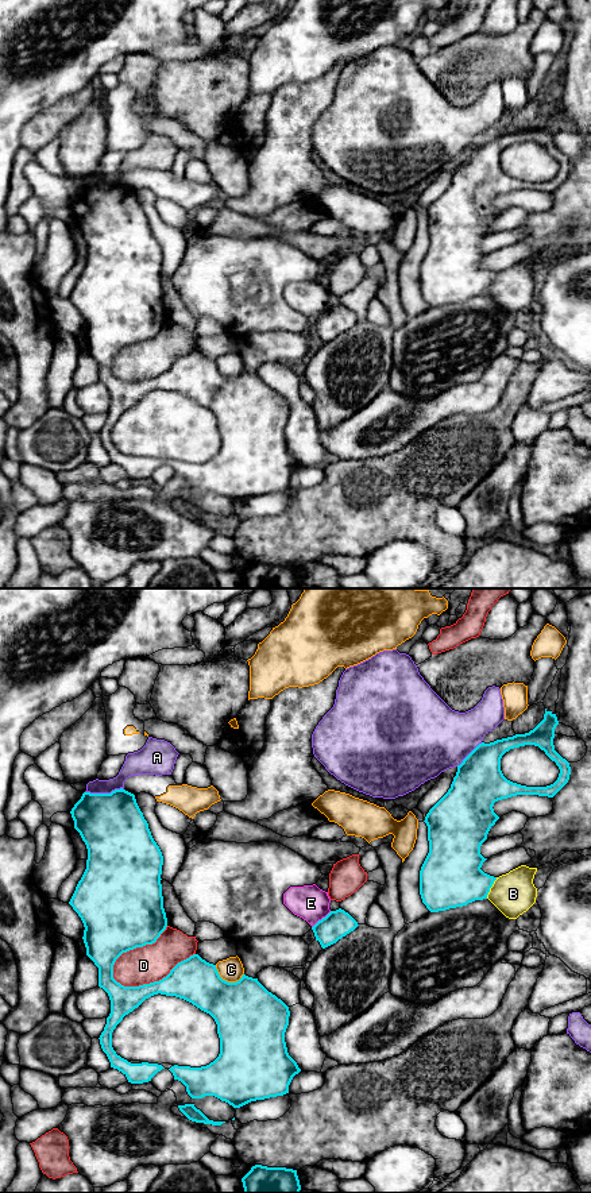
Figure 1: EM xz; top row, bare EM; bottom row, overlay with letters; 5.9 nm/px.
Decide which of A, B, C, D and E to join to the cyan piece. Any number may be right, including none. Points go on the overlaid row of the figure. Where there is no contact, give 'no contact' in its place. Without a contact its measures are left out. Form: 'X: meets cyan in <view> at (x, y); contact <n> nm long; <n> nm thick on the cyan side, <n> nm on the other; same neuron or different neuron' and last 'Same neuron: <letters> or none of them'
A: meets cyan in xz at (104, 794); contact 240 nm long; 380 nm thick on the cyan side, 130 nm on the other; different neuron
B: meets cyan in xz at (490, 887); contact 140 nm long; 360 nm thick on the cyan side, 260 nm on the other; different neuron
C: meets cyan in xz at (227, 981); contact 190 nm long; 380 nm thick on the cyan side, 140 nm on the other; different neuron
D: meets cyan in xz at (154, 981); contact 500 nm long; 260 nm thick on the cyan side, 220 nm on the other; different neuron
E: meets cyan in xz at (323, 918); contact 160 nm long; 160 nm thick on the cyan side, 200 nm on the other; different neuron
Same neuron: none of them

